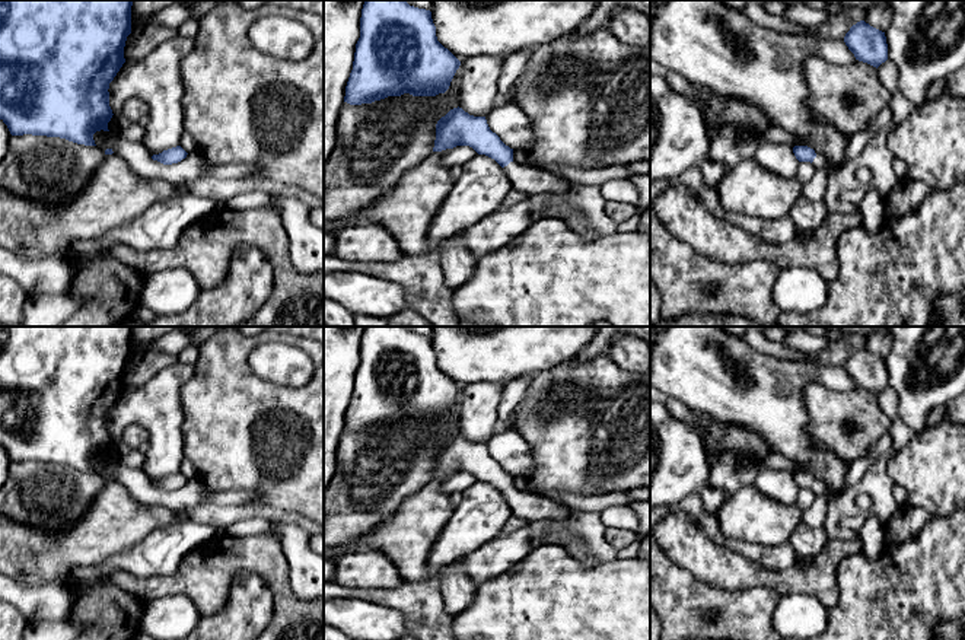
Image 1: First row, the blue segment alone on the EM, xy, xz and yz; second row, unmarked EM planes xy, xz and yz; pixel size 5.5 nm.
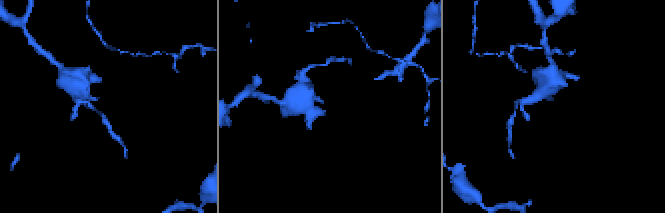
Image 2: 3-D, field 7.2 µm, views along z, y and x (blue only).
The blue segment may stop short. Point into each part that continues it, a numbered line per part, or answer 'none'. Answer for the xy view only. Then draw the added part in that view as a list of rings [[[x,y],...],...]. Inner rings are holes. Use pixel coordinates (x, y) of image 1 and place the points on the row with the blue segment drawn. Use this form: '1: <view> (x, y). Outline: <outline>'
none

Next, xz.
1: xz (529, 180). Outline: [[[510,162],[503,168],[513,190],[526,192],[528,195],[551,194],[564,197],[570,192],[570,182],[545,172],[539,168],[525,166],[517,162]]]

